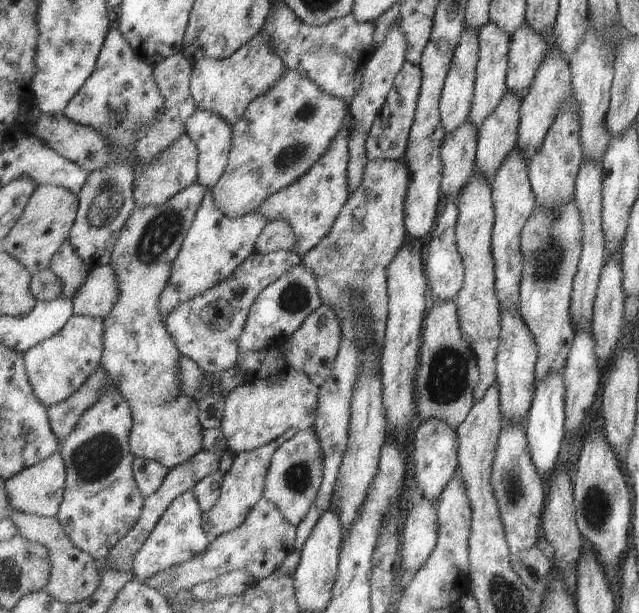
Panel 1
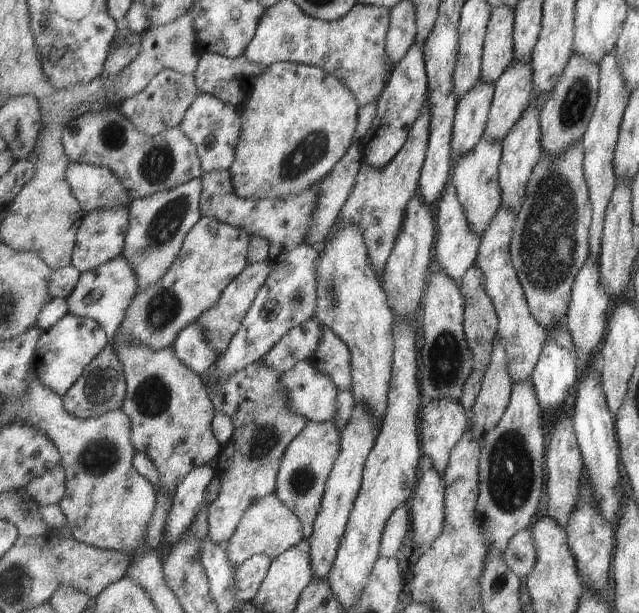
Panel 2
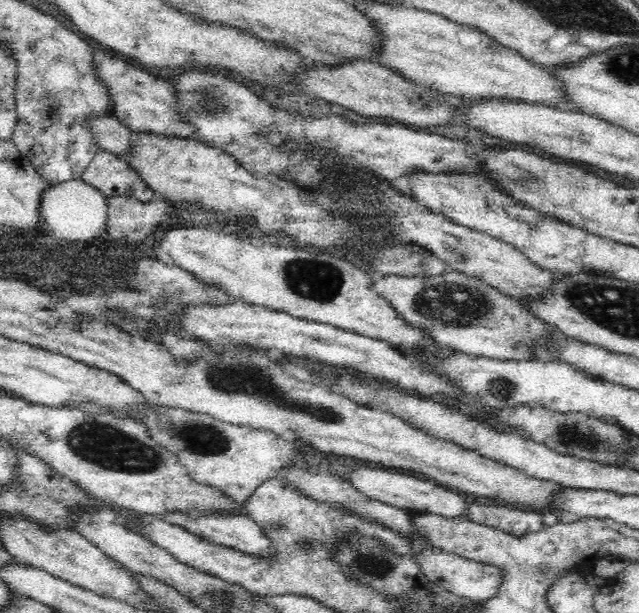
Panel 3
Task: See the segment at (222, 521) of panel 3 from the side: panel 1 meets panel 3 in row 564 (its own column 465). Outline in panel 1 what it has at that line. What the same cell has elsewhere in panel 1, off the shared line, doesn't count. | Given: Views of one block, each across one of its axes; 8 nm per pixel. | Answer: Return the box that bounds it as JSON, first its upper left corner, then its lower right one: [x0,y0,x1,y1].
[424,199,466,301]

